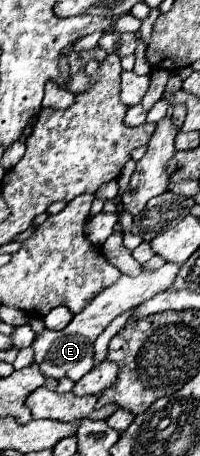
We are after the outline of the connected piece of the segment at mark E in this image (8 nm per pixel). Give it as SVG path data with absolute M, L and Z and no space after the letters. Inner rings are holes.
M165 263L161 269L157 269L153 273L141 273L137 277L121 275L121 279L117 279L117 283L113 283L113 287L107 287L105 291L101 291L101 295L97 295L97 299L93 299L89 303L89 307L85 307L85 311L77 313L65 329L61 329L61 331L45 329L41 335L35 337L35 341L33 341L35 363L39 363L41 371L47 373L47 377L55 377L55 379L69 377L73 381L79 381L95 365L93 343L103 333L103 329L123 311L139 305L141 301L157 295L159 291L165 291L175 281L175 275L179 269L181 269L181 265L177 265L177 263Z

